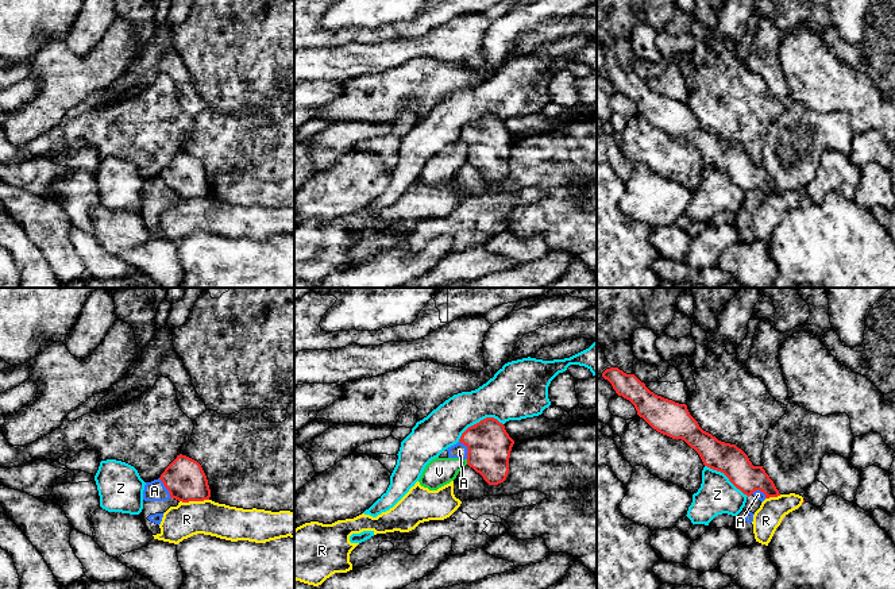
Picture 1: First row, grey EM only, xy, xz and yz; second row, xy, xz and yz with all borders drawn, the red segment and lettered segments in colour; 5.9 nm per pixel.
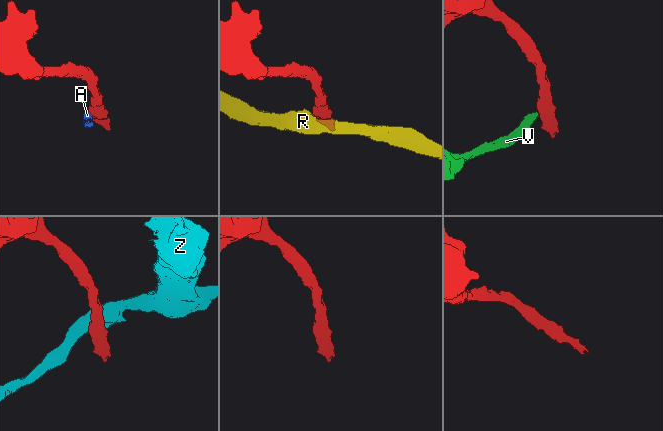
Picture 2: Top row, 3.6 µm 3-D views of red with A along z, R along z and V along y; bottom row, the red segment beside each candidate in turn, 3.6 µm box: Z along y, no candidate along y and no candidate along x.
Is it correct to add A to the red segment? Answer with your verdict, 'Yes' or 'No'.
No

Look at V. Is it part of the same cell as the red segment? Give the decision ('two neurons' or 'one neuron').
two neurons

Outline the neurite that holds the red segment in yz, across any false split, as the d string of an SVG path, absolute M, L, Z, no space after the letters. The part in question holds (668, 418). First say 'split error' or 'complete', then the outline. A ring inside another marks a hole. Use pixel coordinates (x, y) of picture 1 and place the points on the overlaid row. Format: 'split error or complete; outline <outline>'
complete; outline M618 367L606 369L602 377L612 384L618 396L634 405L637 415L653 430L684 440L699 454L705 466L724 473L744 494L751 496L760 490L765 498L780 496L763 466L753 466L736 444L721 442L703 431L686 404L655 394L634 374L626 374Z

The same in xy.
complete; outline M177 455L159 480L169 490L170 497L178 501L204 501L211 497L208 480L201 465L186 455Z

